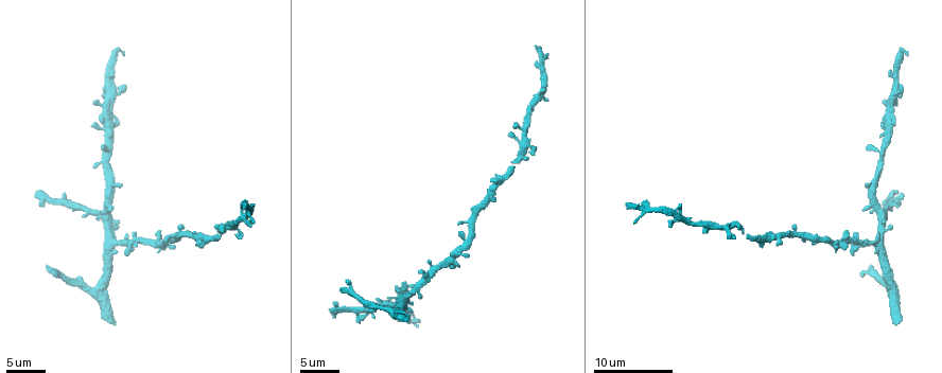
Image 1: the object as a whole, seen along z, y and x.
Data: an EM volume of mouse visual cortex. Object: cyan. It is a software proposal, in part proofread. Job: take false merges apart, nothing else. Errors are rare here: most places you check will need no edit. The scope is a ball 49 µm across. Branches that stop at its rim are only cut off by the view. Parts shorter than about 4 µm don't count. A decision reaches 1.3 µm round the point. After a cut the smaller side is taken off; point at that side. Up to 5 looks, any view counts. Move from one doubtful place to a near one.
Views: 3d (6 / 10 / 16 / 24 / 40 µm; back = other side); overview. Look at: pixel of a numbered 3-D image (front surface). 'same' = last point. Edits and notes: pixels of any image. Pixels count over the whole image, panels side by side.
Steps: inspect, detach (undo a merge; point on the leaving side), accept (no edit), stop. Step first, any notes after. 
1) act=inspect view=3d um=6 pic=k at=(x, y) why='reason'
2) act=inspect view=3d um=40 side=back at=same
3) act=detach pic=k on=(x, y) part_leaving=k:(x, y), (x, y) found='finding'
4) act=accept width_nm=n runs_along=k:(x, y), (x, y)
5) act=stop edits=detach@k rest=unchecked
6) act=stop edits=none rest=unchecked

act=inspect view=3d um=10 pic=1 at=(886, 213) why='a fork'

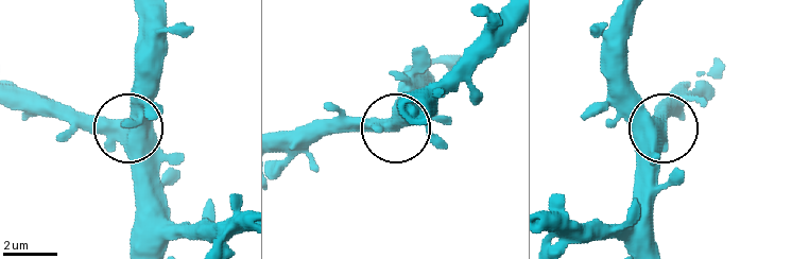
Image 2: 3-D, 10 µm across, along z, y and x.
act=accept arms=3 runs_along=2:(506, 19), (401, 124), (304, 128) found='continuous, no second cell'

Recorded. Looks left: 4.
act=inspect view=3d um=16 pic=1 at=(772, 235) why='side arm on a straight run'

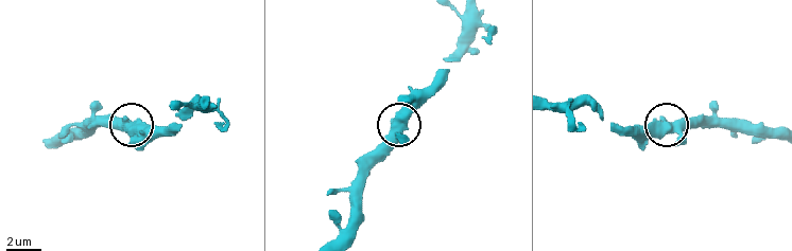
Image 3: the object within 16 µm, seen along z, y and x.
act=inspect view=3d um=6 pic=3 at=(393, 129)

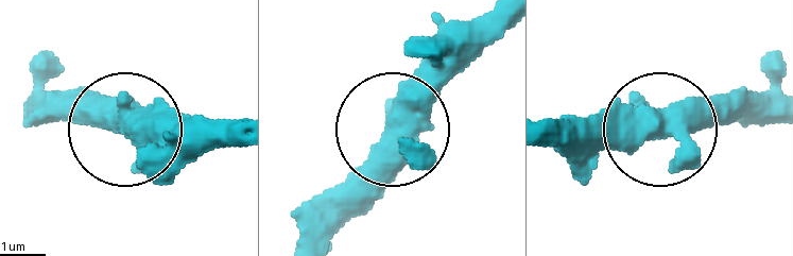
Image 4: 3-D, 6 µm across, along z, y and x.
act=accept runs_along=4:(770, 123), (568, 123) found='continuous, no second cell'

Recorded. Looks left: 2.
act=inspect view=3d um=10 pic=1 at=(149, 243)

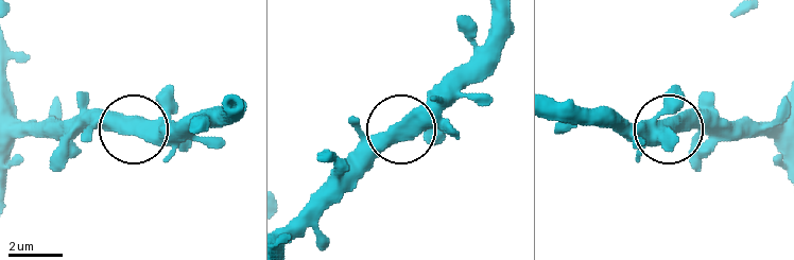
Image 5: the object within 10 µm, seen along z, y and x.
act=accept width_nm=510 runs_along=5:(406, 126), (349, 184) found='all the same cell'

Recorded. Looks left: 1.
act=stop edits=none rest=unchecked

